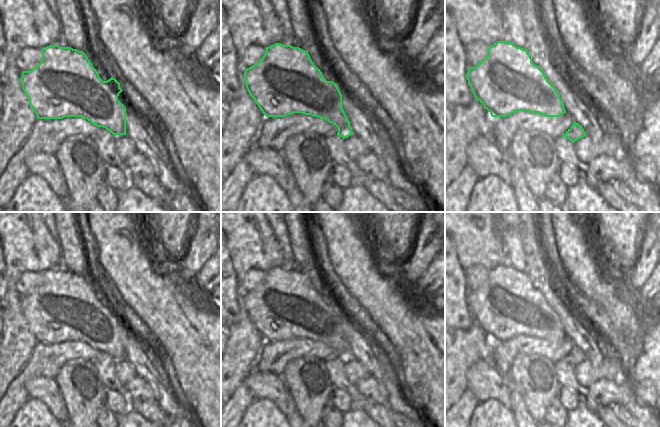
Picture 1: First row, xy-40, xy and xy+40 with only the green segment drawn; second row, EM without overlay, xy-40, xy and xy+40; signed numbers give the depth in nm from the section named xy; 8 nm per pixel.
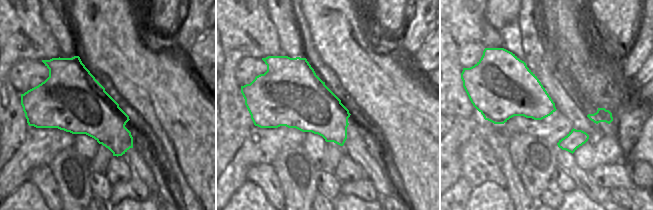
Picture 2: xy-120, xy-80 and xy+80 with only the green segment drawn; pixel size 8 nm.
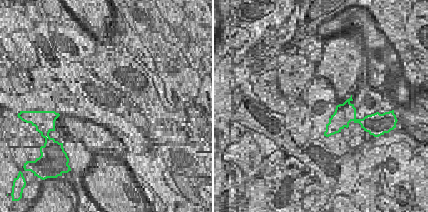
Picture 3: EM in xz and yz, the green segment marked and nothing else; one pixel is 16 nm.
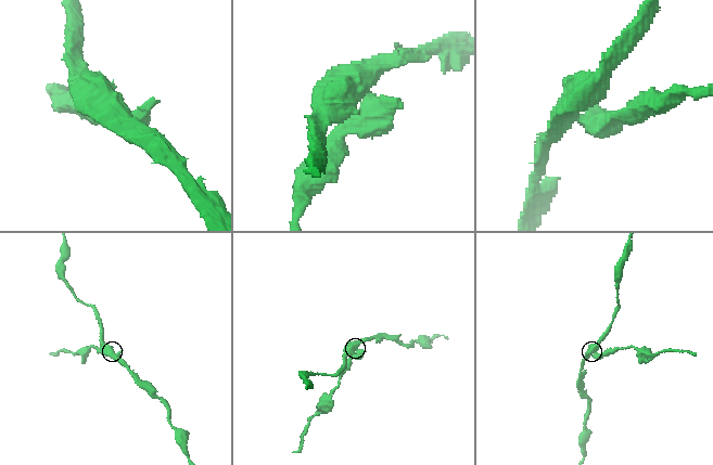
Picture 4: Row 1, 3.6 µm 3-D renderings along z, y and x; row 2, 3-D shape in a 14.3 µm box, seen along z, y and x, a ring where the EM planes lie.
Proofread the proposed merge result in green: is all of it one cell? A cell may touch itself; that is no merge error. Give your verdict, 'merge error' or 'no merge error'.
merge error

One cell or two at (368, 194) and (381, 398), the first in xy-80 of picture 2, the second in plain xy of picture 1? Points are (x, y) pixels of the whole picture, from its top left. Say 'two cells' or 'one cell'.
two cells

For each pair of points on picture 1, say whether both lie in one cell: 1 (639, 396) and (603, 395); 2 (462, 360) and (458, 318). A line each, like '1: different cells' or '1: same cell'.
1: same cell
2: different cells

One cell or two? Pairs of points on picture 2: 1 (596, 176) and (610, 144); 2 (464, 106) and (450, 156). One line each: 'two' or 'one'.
1: two
2: two

